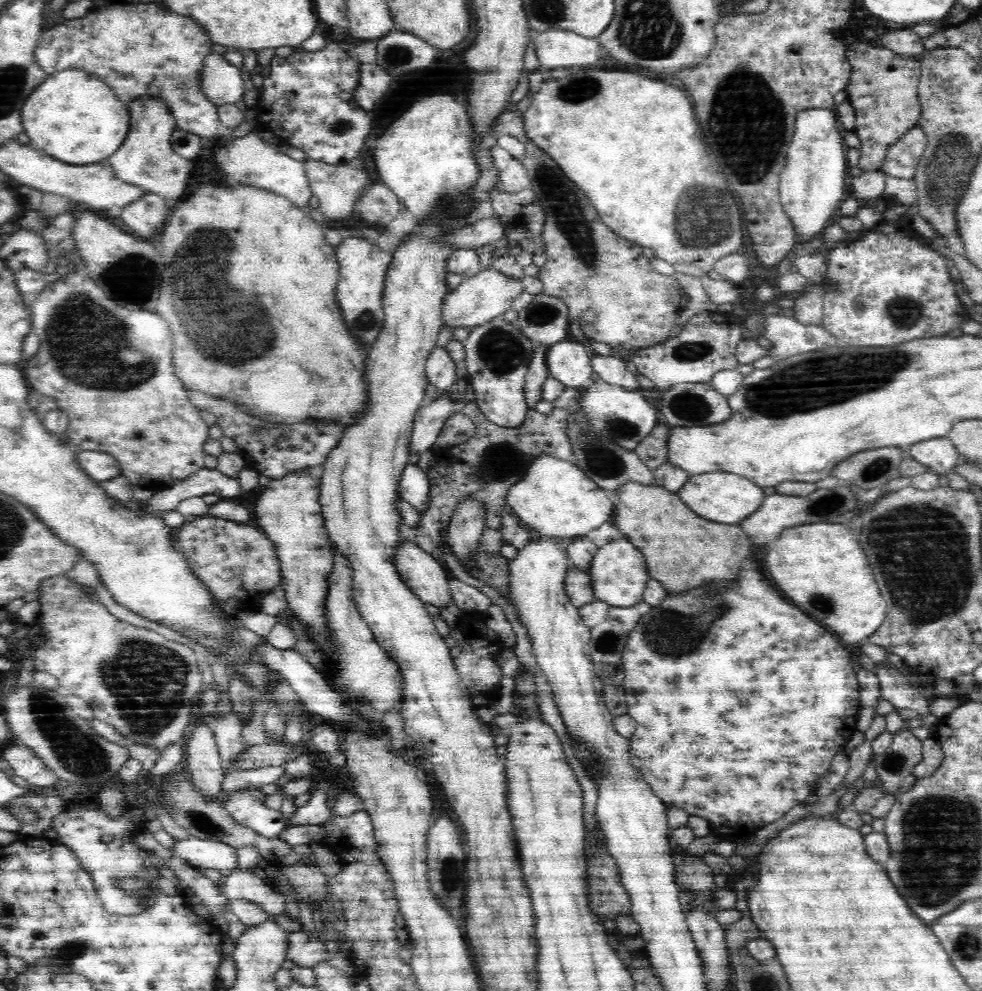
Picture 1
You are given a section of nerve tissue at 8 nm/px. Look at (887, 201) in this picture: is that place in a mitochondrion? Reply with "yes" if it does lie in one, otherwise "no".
no

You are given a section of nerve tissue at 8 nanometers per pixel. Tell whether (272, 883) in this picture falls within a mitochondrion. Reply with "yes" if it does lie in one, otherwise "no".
no

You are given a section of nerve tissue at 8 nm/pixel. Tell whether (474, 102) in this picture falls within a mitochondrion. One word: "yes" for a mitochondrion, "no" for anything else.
no

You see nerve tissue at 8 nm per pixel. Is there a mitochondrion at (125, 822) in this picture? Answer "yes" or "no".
no

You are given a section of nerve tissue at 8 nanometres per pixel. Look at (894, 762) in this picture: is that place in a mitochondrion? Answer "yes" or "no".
yes

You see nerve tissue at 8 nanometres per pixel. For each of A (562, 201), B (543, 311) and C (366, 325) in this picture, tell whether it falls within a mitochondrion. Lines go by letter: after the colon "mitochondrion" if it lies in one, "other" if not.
A: mitochondrion
B: mitochondrion
C: mitochondrion

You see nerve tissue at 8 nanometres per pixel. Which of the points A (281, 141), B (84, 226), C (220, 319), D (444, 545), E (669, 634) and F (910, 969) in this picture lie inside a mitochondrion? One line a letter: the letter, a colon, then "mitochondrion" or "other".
A: other
B: other
C: mitochondrion
D: other
E: mitochondrion
F: other

